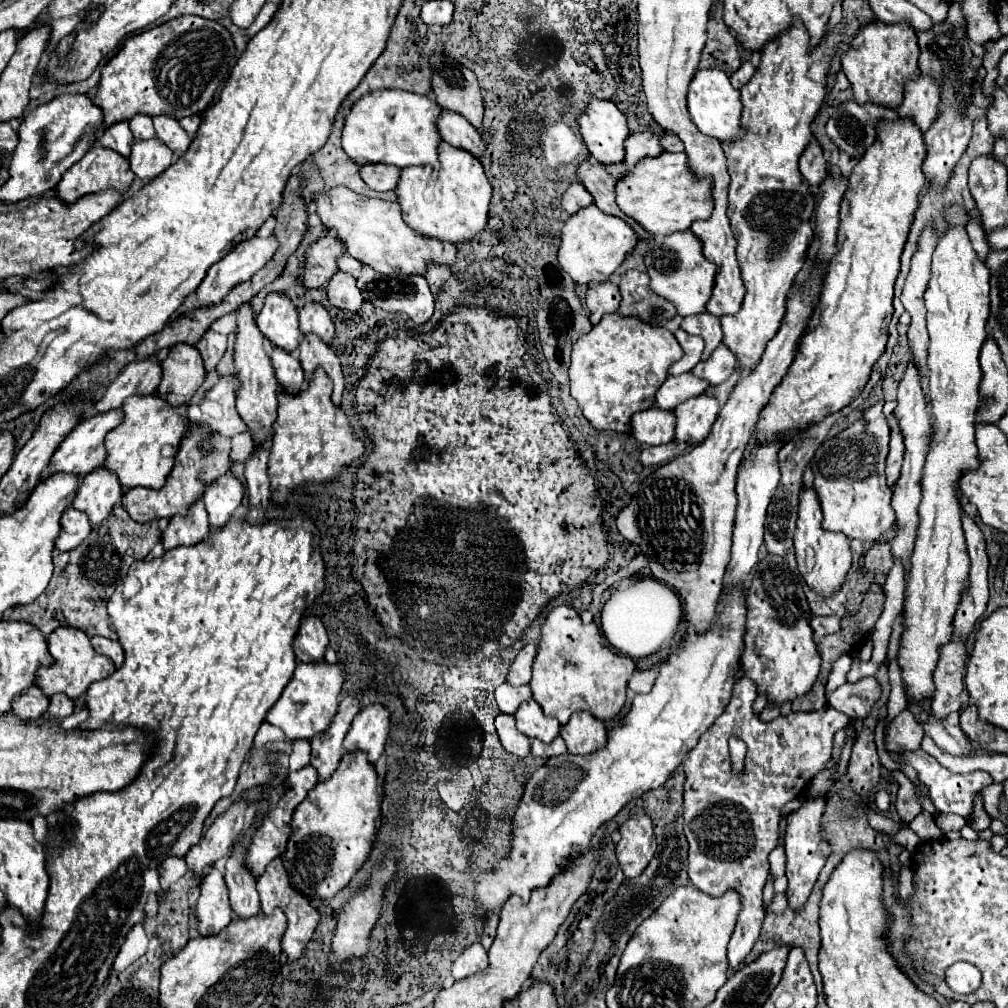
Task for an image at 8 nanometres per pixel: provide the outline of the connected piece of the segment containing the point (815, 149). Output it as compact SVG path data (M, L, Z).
M816 140L808 144L804 154L800 156L800 174L808 180L810 186L820 184L820 180L826 178L826 160L822 154L822 148L818 146Z

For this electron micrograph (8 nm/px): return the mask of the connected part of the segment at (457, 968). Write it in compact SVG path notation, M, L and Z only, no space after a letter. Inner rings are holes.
M472 944L454 962L452 978L454 980L464 980L464 978L474 976L476 972L484 970L486 966L488 966L488 952L484 950L482 944Z

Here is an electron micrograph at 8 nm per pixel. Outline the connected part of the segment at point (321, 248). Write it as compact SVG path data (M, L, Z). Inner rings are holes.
M324 236L310 246L306 252L306 288L322 288L338 272L336 260L346 252L344 244L336 236Z

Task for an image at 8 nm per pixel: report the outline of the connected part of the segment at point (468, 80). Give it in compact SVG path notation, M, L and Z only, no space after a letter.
M438 52L430 58L432 64L432 86L436 94L436 102L450 112L464 116L476 130L482 128L484 118L484 98L476 76L472 70L456 64L446 52Z

